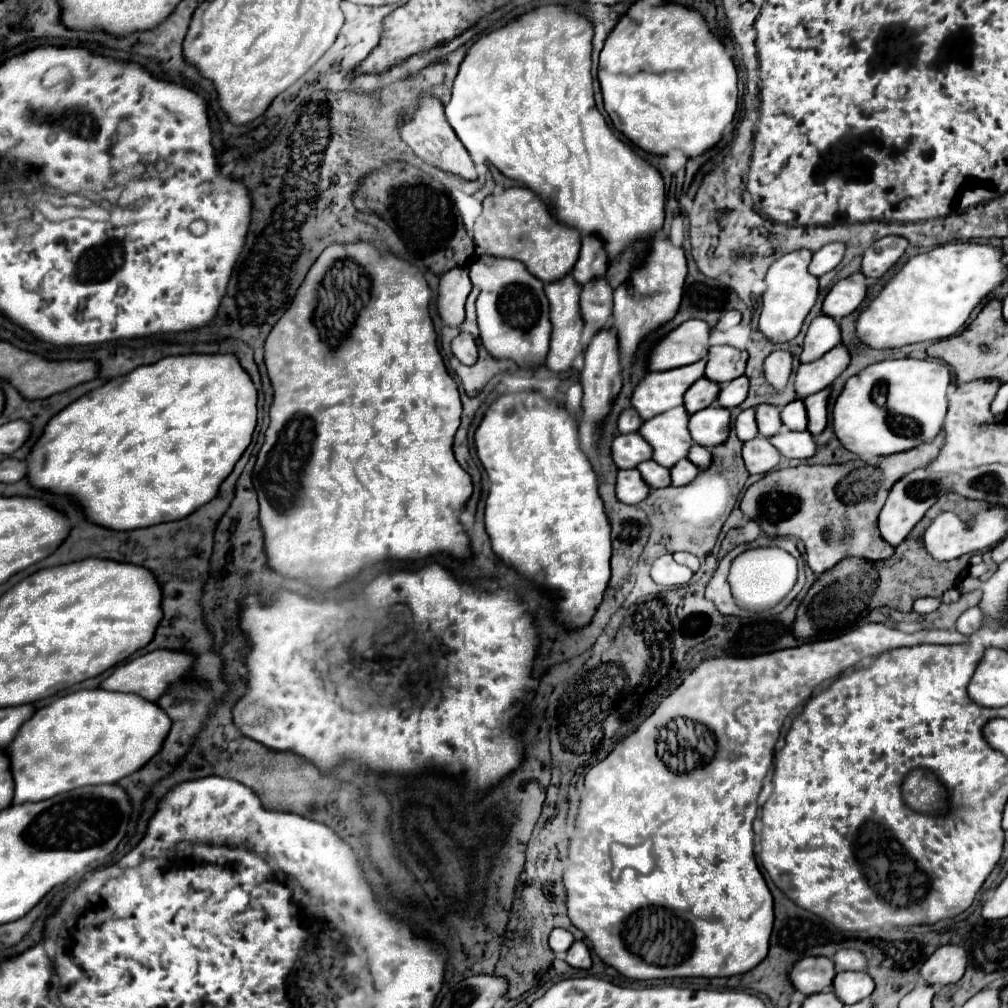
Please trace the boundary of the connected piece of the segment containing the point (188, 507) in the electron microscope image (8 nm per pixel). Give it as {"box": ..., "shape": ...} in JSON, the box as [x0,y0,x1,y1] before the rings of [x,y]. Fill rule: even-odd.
{"box":[26,354,256,530],"shape":[[[190,354],[190,356],[168,356],[158,360],[150,366],[140,366],[132,370],[126,376],[118,376],[102,384],[100,388],[88,392],[80,400],[72,402],[64,412],[56,414],[52,422],[44,426],[42,436],[34,442],[30,454],[26,456],[28,462],[28,482],[34,488],[48,490],[58,496],[66,496],[74,504],[80,506],[84,518],[92,524],[100,524],[104,528],[112,530],[136,530],[146,528],[162,522],[182,520],[196,512],[200,506],[208,504],[216,494],[220,484],[226,480],[226,476],[232,472],[238,458],[244,454],[248,444],[252,442],[252,432],[256,428],[256,388],[250,380],[250,376],[242,370],[238,360],[232,354],[216,354],[216,356],[202,356],[202,354]]]}

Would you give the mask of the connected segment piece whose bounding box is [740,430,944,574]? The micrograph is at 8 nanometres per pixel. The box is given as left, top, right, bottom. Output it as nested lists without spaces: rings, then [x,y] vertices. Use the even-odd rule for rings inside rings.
[[[944,430],[936,440],[920,444],[908,452],[892,456],[876,456],[870,462],[850,460],[846,464],[832,466],[796,466],[768,472],[760,482],[752,484],[742,502],[742,512],[756,520],[768,536],[798,536],[806,546],[806,562],[814,574],[822,574],[846,556],[860,556],[866,560],[884,560],[894,554],[894,548],[886,544],[878,530],[878,514],[888,498],[890,488],[908,472],[930,464],[944,444]],[[876,486],[876,492],[868,488]],[[822,530],[830,530],[830,538],[824,540]]]

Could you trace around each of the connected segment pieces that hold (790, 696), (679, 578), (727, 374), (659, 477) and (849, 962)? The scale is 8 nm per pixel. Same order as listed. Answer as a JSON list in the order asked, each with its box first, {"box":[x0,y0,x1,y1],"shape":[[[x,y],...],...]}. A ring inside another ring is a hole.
[{"box":[564,622,966,980],"shape":[[[870,622],[870,624],[864,624],[840,638],[832,638],[832,640],[818,640],[818,642],[808,642],[808,644],[802,644],[802,646],[796,646],[796,648],[786,648],[786,650],[776,650],[776,652],[766,652],[766,654],[760,654],[760,656],[716,656],[716,658],[706,658],[702,660],[686,678],[684,682],[674,688],[668,696],[664,696],[660,700],[660,704],[656,706],[656,710],[638,726],[636,732],[632,732],[630,736],[626,736],[622,742],[616,744],[616,748],[600,762],[596,764],[594,768],[588,770],[586,774],[586,796],[584,800],[580,802],[580,808],[578,808],[578,816],[576,816],[576,828],[574,828],[574,836],[570,838],[570,844],[568,844],[568,860],[570,860],[570,866],[564,870],[564,888],[566,888],[566,906],[568,906],[568,916],[572,920],[572,924],[582,930],[586,934],[586,938],[590,938],[592,942],[592,948],[594,952],[610,966],[614,966],[620,974],[624,974],[626,978],[632,978],[632,980],[652,980],[652,978],[674,978],[674,976],[706,976],[706,978],[714,978],[714,976],[734,976],[734,974],[744,974],[748,970],[752,970],[756,964],[760,964],[766,954],[768,954],[768,940],[770,940],[770,932],[772,932],[772,922],[774,922],[774,910],[772,910],[772,894],[770,890],[766,888],[766,882],[764,882],[764,876],[760,874],[758,870],[758,864],[756,864],[756,858],[754,858],[754,832],[752,832],[752,822],[756,818],[756,798],[762,790],[762,780],[768,772],[768,768],[772,766],[772,758],[774,758],[774,744],[780,736],[780,728],[786,720],[786,716],[796,708],[800,706],[802,702],[806,702],[814,688],[820,686],[824,680],[830,680],[830,678],[836,678],[838,674],[842,674],[846,668],[854,666],[856,662],[860,662],[862,658],[866,656],[878,656],[886,650],[892,650],[892,648],[902,648],[902,646],[918,646],[918,644],[962,644],[966,640],[966,636],[962,636],[960,632],[956,630],[920,630],[920,632],[914,632],[914,634],[904,634],[896,628],[888,628],[884,624],[876,624],[876,622]],[[676,716],[684,716],[686,720],[700,720],[700,724],[706,724],[708,728],[712,728],[712,732],[716,734],[716,754],[714,758],[702,766],[702,768],[696,768],[692,772],[686,772],[686,774],[674,774],[658,756],[656,756],[656,730],[662,728],[662,724],[668,724],[668,720],[674,720]],[[736,754],[736,758],[732,760],[730,756]],[[646,838],[652,838],[654,840],[654,854],[656,854],[656,866],[650,874],[640,874],[636,868],[624,868],[620,872],[618,878],[610,878],[610,870],[612,870],[612,862],[610,862],[610,844],[612,842],[622,842],[622,844],[640,844],[644,842]]]},{"box":[652,554,692,586],"shape":[[[672,554],[660,556],[652,564],[652,580],[662,586],[684,586],[692,578],[692,570],[674,562]]]},{"box":[704,346,748,384],"shape":[[[710,346],[704,376],[716,384],[730,382],[744,374],[748,354],[732,346]]]},{"box":[636,460,670,488],"shape":[[[648,460],[648,462],[640,462],[636,466],[642,474],[642,480],[646,480],[646,484],[650,488],[664,488],[664,486],[670,486],[670,470],[656,464],[654,460]]]},{"box":[834,950,866,970],"shape":[[[838,950],[834,954],[836,970],[866,970],[866,958],[858,950]]]}]

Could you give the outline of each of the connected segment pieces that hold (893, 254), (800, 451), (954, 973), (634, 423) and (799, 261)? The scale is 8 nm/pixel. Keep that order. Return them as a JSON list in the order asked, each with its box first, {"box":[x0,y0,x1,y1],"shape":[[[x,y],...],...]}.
[{"box":[860,236,908,280],"shape":[[[884,236],[882,240],[878,240],[876,244],[872,244],[864,252],[860,272],[866,278],[870,278],[870,280],[876,280],[876,278],[884,276],[890,270],[890,266],[904,254],[906,246],[908,246],[908,240],[906,238]]]},{"box":[768,428,816,458],"shape":[[[782,428],[776,436],[768,438],[770,444],[782,452],[784,458],[810,458],[814,456],[816,452],[816,446],[814,446],[814,440],[812,440],[812,434],[802,430],[802,432],[792,432],[792,430],[786,430]]]},{"box":[920,946,968,986],"shape":[[[940,946],[920,968],[920,976],[930,986],[948,986],[964,976],[968,952],[962,946]]]},{"box":[618,408,642,432],"shape":[[[626,408],[620,416],[618,416],[618,430],[624,432],[636,432],[642,424],[642,418],[638,416],[638,412],[634,408]]]},{"box":[758,250,818,342],"shape":[[[796,250],[780,260],[776,260],[766,274],[766,290],[762,294],[762,312],[758,318],[758,330],[772,342],[790,342],[798,336],[804,318],[818,296],[818,278],[808,274],[808,262],[812,260],[812,252]]]}]

